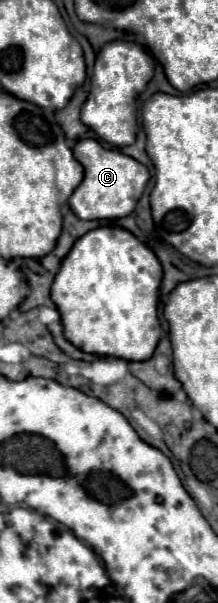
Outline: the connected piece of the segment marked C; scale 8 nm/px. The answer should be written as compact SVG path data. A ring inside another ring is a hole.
M86 138L74 146L74 158L84 166L84 180L70 196L70 208L80 220L114 220L130 216L140 200L146 182L150 180L150 172L144 164L134 158L104 148L98 140Z

